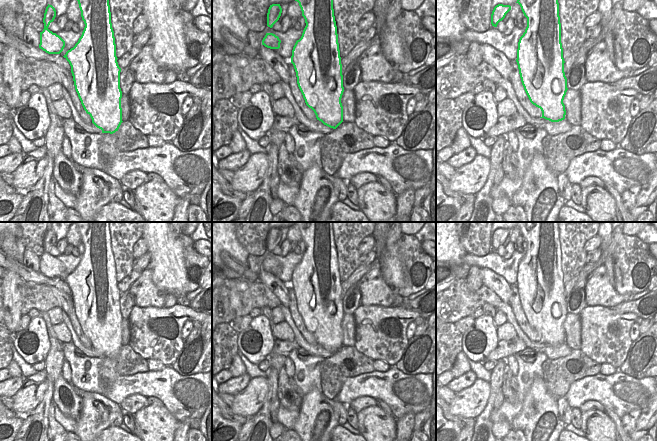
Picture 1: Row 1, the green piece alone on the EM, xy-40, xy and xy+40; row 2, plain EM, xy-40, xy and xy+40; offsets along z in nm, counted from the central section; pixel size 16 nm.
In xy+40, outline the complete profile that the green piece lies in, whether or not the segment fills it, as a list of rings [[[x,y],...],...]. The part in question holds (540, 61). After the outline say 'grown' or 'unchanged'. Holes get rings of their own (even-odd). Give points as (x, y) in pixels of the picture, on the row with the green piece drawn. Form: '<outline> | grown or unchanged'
[[[517,0],[516,3],[527,18],[527,27],[518,42],[516,59],[522,85],[530,102],[541,109],[540,118],[551,122],[562,121],[566,115],[563,100],[568,88],[558,0]]] | unchanged

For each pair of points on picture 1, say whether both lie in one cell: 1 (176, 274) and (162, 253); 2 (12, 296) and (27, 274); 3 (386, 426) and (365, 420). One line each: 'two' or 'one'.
1: one
2: two
3: one

